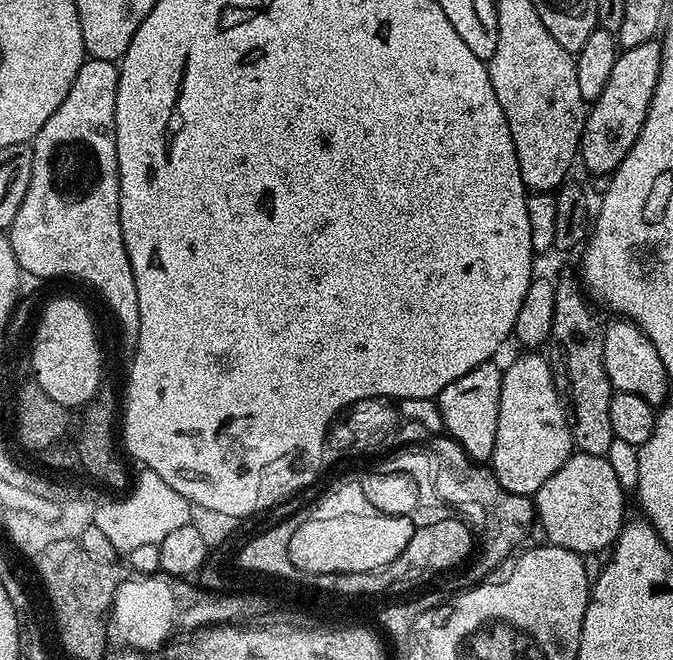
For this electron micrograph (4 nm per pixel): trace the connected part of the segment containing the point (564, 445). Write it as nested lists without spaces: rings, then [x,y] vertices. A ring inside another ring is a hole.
[[[525,351],[509,368],[503,369],[502,394],[498,402],[498,434],[494,442],[491,471],[506,490],[514,494],[532,496],[544,482],[568,460],[574,452],[572,425],[566,404],[560,401],[556,393],[556,380],[552,377],[552,368],[539,356],[539,351]]]

